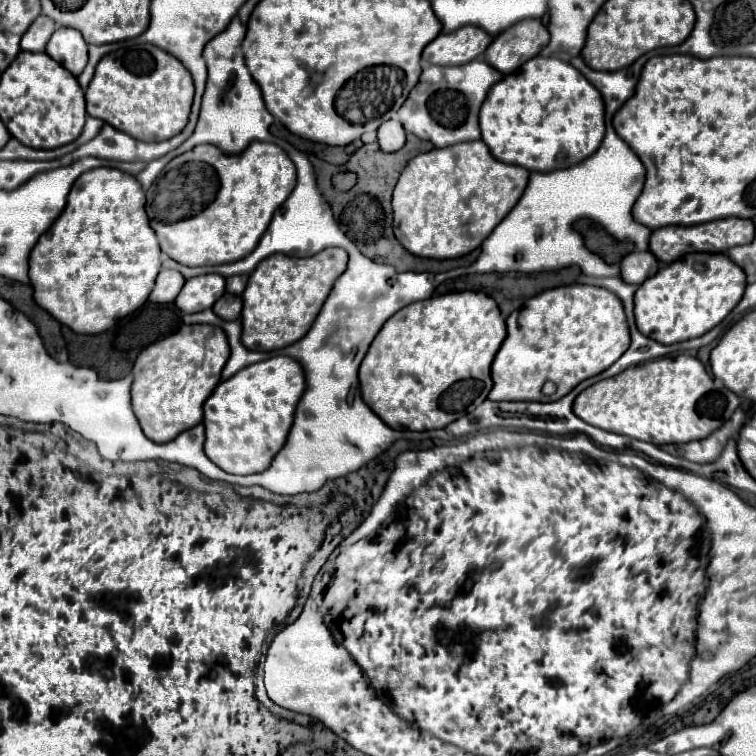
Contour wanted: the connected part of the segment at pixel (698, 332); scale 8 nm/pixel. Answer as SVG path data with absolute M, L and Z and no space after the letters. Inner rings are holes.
M691 252L673 264L667 264L641 284L635 292L635 320L637 328L661 342L675 344L689 338L703 336L707 330L717 326L741 300L747 286L747 276L729 260L723 252ZM695 264L703 264L705 270L699 272Z

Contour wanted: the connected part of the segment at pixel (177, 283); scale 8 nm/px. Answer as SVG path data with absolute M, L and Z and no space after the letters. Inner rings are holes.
M161 270L149 300L155 302L155 304L171 304L171 302L175 302L177 294L181 292L183 284L185 284L185 278L183 278L181 272L177 272L177 270Z

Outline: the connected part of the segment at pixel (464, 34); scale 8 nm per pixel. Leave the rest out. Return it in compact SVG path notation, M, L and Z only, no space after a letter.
M463 26L451 34L439 34L431 44L427 44L423 60L437 66L461 66L479 58L491 42L493 38L485 30Z

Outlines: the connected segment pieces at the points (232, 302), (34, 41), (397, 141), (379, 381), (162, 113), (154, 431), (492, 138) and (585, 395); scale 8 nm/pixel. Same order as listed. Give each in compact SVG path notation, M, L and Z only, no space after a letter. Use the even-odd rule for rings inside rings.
M223 294L221 300L217 300L217 304L213 306L213 312L217 312L217 316L221 316L225 320L237 320L241 316L241 308L243 308L241 296Z
M41 14L23 34L21 40L21 50L29 50L29 52L45 52L45 44L49 42L51 34L55 32L55 22L49 20L49 16Z
M389 120L379 128L379 146L383 152L395 152L405 144L405 128L399 120Z
M449 292L395 312L359 368L361 396L395 430L435 430L467 416L491 388L491 362L507 336L497 302L483 292Z
M133 40L119 52L103 56L97 64L95 76L85 92L87 114L109 122L137 140L161 142L185 128L193 92L193 78L175 56L153 44L137 44Z
M193 324L193 326L181 326L175 334L157 340L155 344L149 344L141 354L137 356L133 364L133 388L131 388L131 404L133 412L139 418L141 430L147 438L153 442L169 442L183 430L189 430L203 422L203 404L215 390L215 386L221 380L221 370L225 362L229 360L229 344L223 328L211 326L211 324Z
M535 56L529 62L525 62L517 72L507 74L501 82L497 82L479 114L479 124L481 124L481 134L483 142L489 146L491 154L507 164L517 164L523 166L531 172L551 172L555 168L565 168L573 166L585 158L589 158L599 146L605 136L605 104L601 100L601 94L597 88L593 88L577 68L573 68L569 62L557 60L557 58L545 58L545 56Z
M691 356L657 358L631 366L621 374L585 388L573 402L573 412L601 430L651 444L683 444L709 436L731 418L741 404L731 390L715 388L705 366Z

